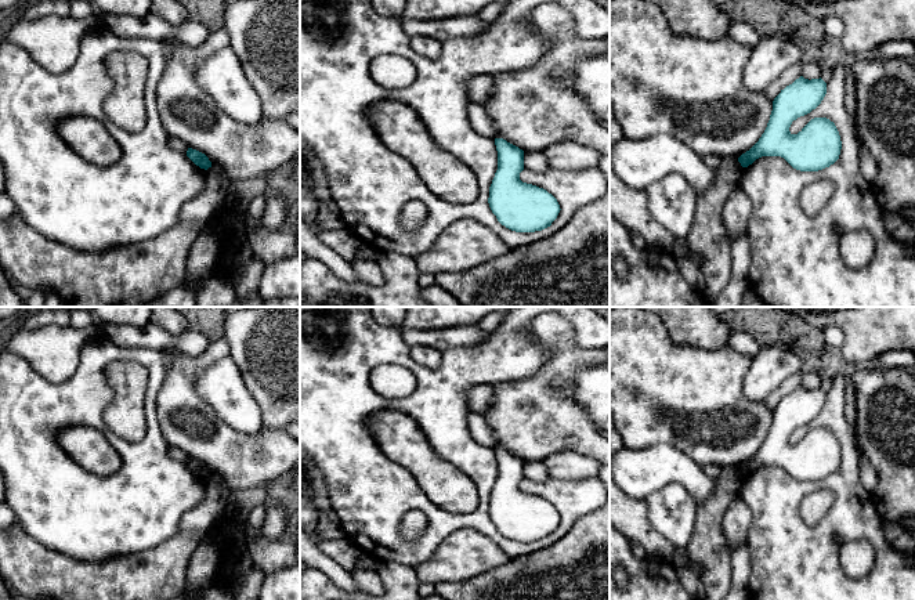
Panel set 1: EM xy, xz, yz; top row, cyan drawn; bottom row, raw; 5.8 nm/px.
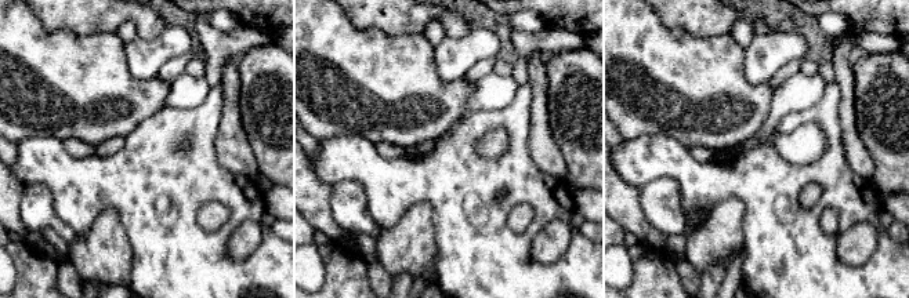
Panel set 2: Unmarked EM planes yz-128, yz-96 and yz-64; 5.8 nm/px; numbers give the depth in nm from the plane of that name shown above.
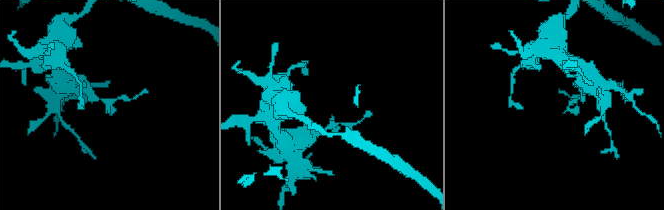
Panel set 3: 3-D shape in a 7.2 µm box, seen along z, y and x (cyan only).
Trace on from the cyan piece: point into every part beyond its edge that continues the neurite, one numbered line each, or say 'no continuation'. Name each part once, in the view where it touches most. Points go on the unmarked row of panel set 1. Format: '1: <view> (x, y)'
no continuation

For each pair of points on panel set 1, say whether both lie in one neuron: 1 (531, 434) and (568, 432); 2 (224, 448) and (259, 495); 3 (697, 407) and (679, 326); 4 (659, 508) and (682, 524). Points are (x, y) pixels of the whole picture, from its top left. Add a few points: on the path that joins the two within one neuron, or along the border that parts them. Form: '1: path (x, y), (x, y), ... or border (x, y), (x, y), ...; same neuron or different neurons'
1: path (541, 432), (559, 432); same neuron
2: border (264, 485), (230, 491); different neurons
3: border (661, 321), (673, 342), (715, 350); different neurons
4: path (665, 513), (666, 517), (676, 520); same neuron

